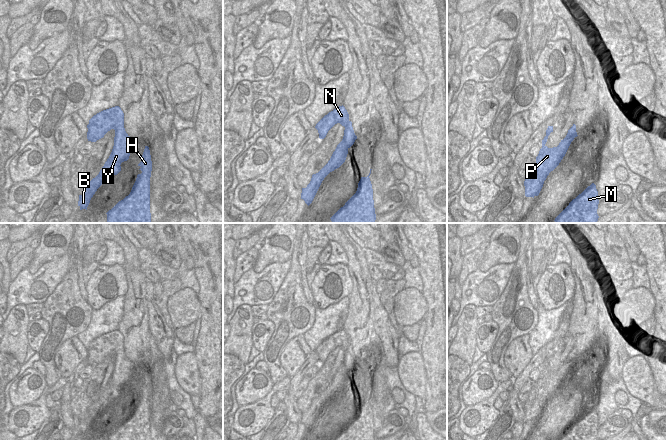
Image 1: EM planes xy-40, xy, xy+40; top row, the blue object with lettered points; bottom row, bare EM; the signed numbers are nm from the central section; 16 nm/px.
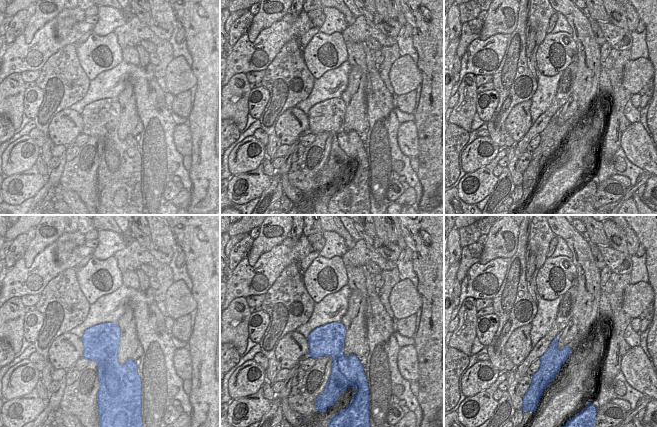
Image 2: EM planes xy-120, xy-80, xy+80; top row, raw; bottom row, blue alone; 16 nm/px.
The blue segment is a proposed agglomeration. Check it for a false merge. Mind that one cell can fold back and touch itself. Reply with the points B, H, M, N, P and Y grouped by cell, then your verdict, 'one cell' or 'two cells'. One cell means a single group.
B H M N Y / P | two cells

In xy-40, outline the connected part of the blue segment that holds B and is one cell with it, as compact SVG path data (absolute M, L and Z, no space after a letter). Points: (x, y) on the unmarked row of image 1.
M119 330L103 334L94 339L87 349L87 363L91 366L104 361L111 353L115 354L114 374L100 394L99 398L87 409L84 418L79 419L80 434L86 433L97 413L110 401L121 395L121 387L127 385L131 373L138 366L131 362L124 352L124 337Z

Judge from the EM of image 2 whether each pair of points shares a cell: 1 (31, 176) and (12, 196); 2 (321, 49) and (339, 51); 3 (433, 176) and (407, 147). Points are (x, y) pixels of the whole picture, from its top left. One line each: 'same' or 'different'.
1: same
2: same
3: different

